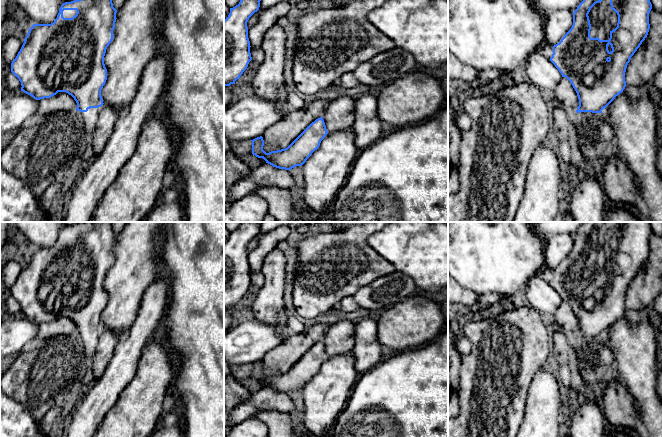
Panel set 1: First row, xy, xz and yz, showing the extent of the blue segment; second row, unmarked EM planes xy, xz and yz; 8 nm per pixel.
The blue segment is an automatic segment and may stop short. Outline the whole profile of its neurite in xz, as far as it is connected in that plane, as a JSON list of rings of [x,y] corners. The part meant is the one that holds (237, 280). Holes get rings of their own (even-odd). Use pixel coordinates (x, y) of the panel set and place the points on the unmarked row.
[[[241,222],[224,244],[224,310],[235,308],[252,284],[247,246],[259,234],[260,222]]]

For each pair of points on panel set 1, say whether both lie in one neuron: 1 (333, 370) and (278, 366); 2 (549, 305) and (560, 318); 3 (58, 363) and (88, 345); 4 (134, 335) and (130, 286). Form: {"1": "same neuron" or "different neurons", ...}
{"1": "different neurons", "2": "different neurons", "3": "different neurons", "4": "different neurons"}

